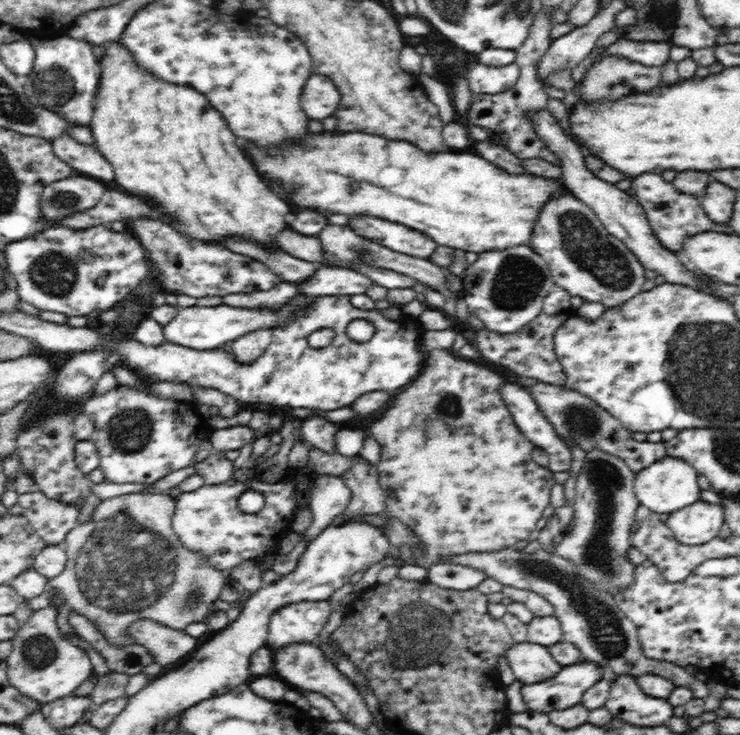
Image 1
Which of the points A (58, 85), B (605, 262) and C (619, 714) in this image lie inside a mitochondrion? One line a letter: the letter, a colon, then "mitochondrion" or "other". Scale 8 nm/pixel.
A: mitochondrion
B: mitochondrion
C: other

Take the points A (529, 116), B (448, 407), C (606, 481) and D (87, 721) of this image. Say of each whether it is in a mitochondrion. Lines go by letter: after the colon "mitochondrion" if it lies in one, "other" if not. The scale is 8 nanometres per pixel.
A: other
B: mitochondrion
C: mitochondrion
D: other

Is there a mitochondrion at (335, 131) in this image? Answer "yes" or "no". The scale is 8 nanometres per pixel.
no

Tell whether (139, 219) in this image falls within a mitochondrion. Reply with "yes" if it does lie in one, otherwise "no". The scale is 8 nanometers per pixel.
no

